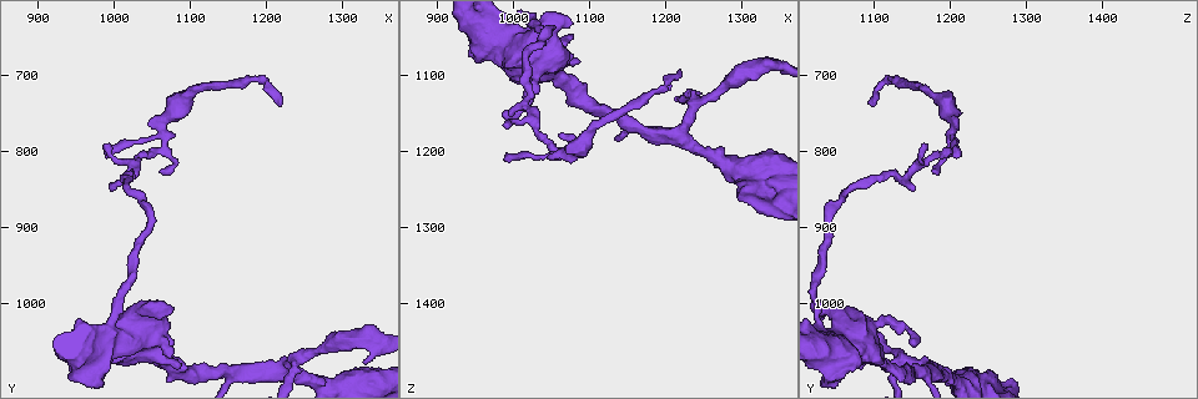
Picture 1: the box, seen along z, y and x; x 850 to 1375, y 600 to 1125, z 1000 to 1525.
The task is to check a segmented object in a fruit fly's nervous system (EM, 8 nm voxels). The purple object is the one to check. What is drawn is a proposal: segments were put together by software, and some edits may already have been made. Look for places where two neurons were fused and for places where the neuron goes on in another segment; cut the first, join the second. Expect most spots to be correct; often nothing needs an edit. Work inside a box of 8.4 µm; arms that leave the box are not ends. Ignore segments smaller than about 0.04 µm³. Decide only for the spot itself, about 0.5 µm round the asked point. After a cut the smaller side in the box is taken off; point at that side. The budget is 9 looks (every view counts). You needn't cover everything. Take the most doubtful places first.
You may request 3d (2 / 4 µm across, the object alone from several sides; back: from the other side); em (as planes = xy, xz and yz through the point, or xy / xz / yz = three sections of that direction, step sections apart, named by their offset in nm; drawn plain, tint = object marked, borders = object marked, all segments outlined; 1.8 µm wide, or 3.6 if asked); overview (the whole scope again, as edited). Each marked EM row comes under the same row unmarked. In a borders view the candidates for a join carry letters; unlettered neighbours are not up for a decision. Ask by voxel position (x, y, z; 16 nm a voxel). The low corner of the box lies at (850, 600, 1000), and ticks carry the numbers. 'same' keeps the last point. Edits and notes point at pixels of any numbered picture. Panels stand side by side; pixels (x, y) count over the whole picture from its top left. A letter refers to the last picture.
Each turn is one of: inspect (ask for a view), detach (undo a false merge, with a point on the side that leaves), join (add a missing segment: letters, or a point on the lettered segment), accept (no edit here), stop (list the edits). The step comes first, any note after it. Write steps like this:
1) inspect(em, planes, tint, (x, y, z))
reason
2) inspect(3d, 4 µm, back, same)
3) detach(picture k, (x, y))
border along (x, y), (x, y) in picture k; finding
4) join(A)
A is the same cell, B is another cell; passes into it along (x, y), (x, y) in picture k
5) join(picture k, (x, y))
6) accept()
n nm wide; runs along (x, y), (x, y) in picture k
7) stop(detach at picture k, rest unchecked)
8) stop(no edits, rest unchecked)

inspect(em, 3.6 µm, planes, borders, (1240, 1075, 1140))
a fork

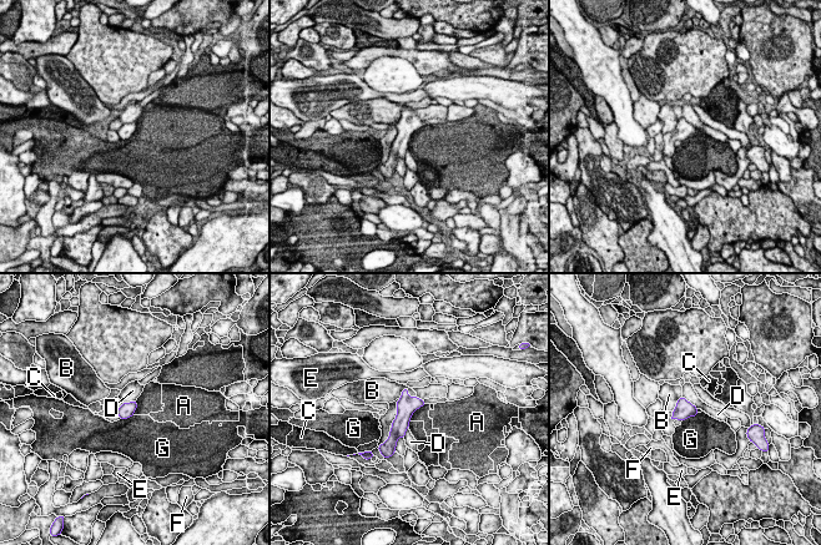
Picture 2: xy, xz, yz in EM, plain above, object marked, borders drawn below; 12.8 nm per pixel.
accept()
D touches over 260 nm; A, B, C, D, E, F and G are other cells; runs along (404, 393), (404, 414), (391, 443) in picture 2; all the same neuron

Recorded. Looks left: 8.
inspect(em, planes, borders, (990, 1055, 1145))
thin end

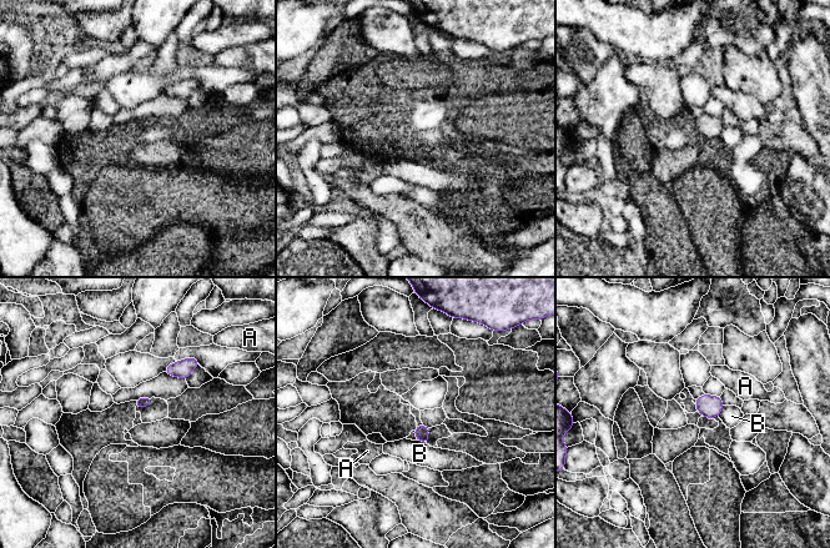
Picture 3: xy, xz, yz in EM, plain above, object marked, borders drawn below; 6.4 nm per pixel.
accept()
A and B are other cells; none of them fits

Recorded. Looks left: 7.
inspect(em, planes, borders, (1065, 765, 1205))
thick turns thin

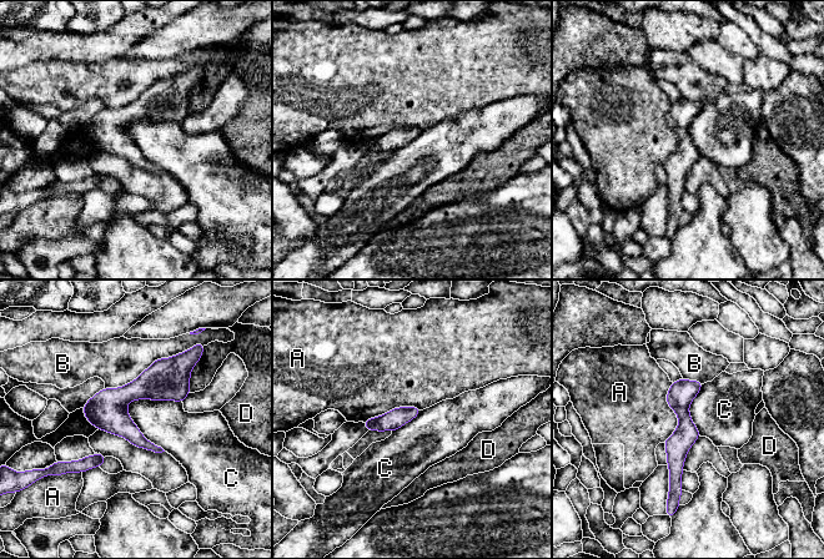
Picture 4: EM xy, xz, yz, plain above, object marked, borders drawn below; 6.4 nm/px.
accept()
B touches over 600 nm; A, B, C and D are other cells; runs along (697, 383), (683, 397), (673, 492) in picture 4; one neuron here

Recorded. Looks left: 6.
inspect(em, 3.6 µm, yz, step 4, tint, (995, 1040, 1035))
sharp bend

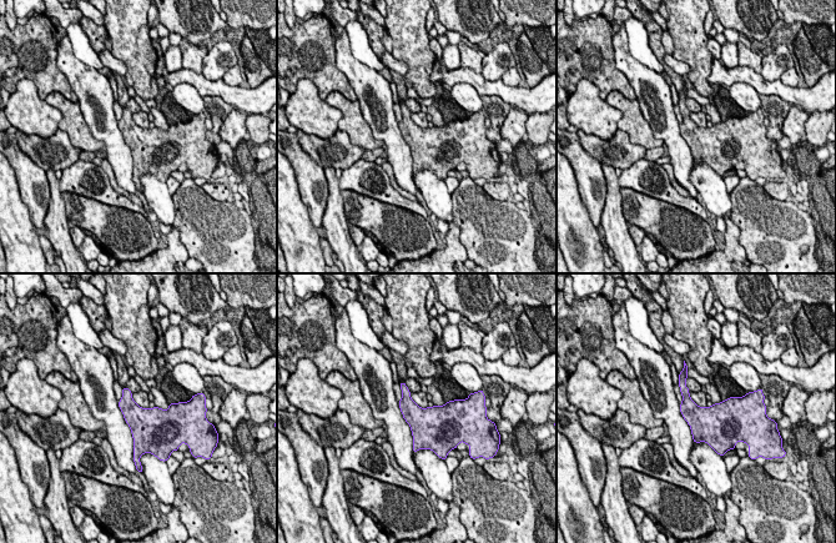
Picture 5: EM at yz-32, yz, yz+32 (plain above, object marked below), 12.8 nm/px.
inspect(em, 3.6 µm, planes, tint, same)
cut it another way

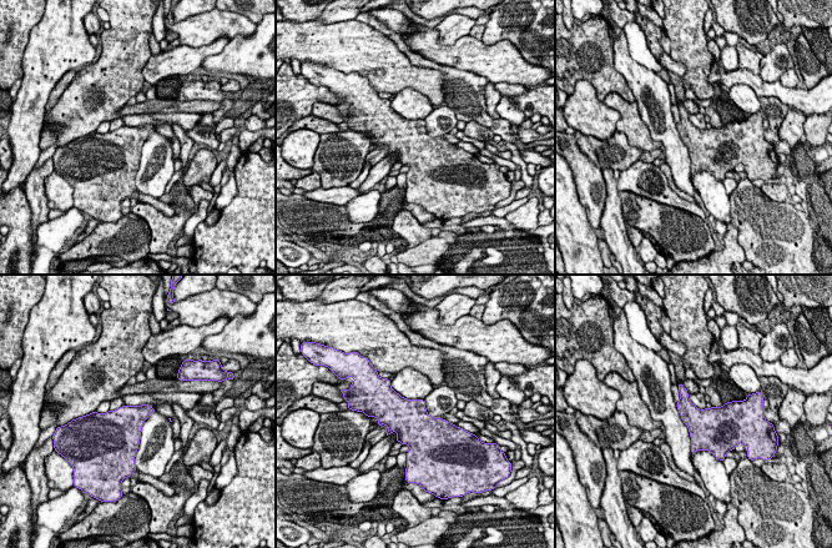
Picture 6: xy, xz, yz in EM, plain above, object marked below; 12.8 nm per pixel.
inspect(em, 3.6 µm, planes, borders, same)
what lies round it

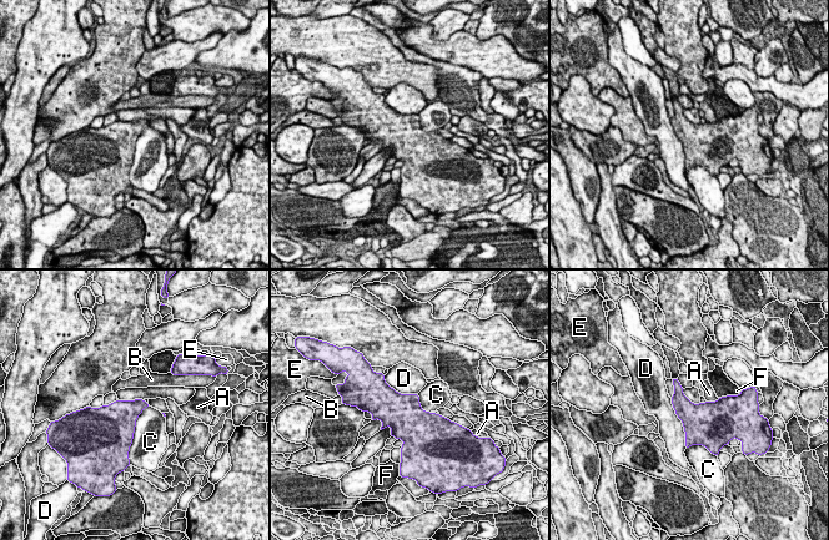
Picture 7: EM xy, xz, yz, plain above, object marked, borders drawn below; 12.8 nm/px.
accept()
380 nm wide; A, B, C, D, E and F are other cells; all the same neuron

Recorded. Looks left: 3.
stop(no edits, rest unchecked)

